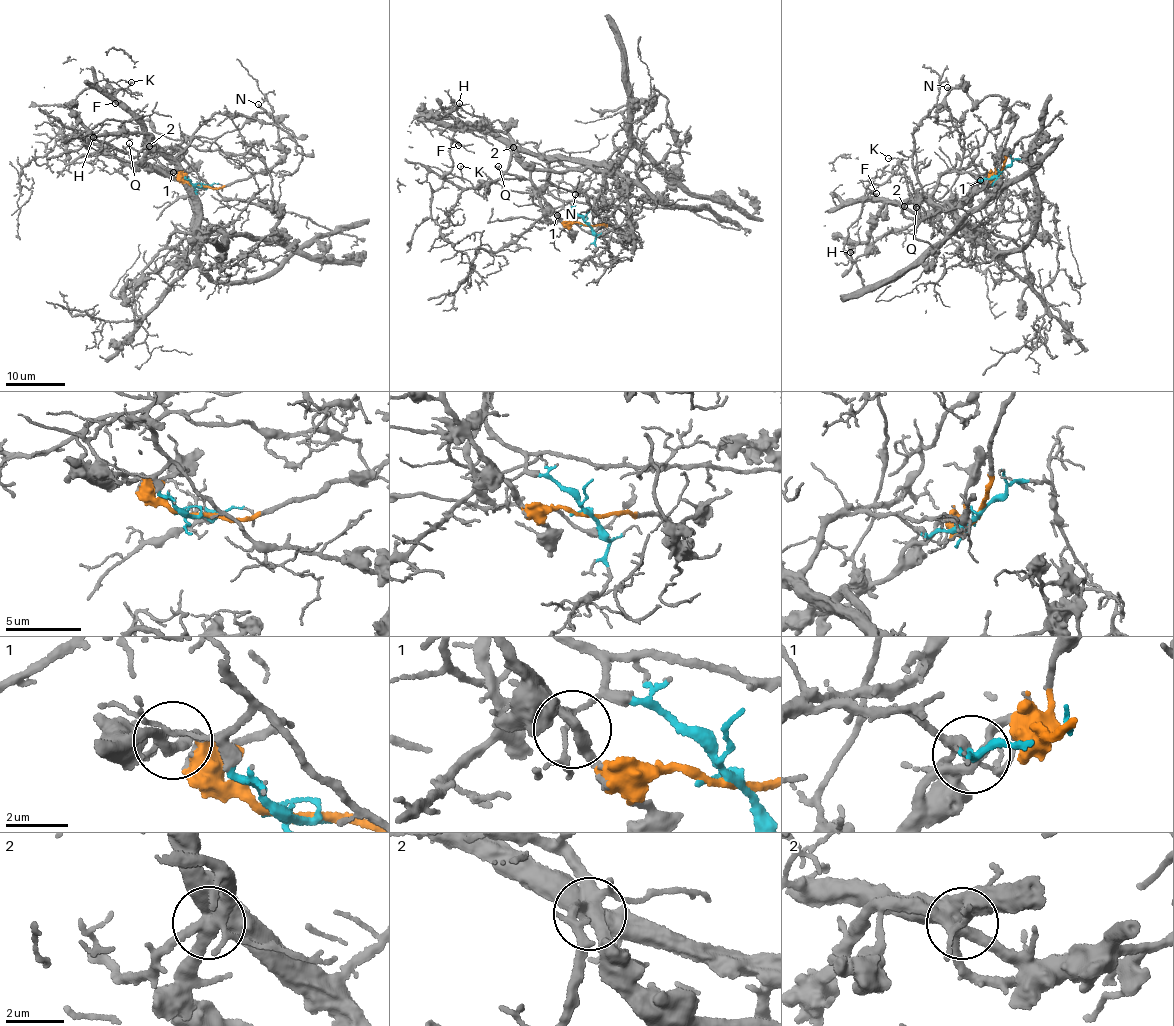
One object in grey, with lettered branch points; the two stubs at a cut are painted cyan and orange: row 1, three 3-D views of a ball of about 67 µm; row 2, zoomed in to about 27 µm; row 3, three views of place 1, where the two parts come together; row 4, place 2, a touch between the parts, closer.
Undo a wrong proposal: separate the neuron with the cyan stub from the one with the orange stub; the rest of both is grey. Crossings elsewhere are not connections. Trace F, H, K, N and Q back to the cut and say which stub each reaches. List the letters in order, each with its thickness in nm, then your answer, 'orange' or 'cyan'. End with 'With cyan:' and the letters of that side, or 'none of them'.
F: 120 nm thick; cyan
H: 170 nm thick; orange
K: 110 nm thick; cyan
N: 190 nm thick; orange
Q: 80 nm thick; cyan
With cyan: F, K, Q

